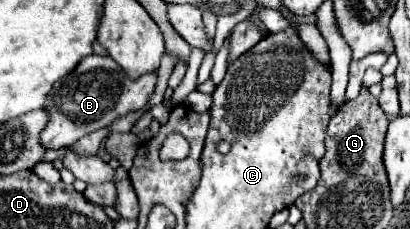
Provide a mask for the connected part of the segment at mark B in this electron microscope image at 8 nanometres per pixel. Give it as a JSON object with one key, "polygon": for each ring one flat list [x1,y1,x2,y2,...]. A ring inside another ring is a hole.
{"polygon":[[89,54,85,56,77,68,67,74,63,80,57,80,53,90,47,94,45,112,47,124,39,134,39,142,45,150,61,150,73,146,79,138,109,126,113,120,129,114,145,110,147,102,155,94,157,70,147,72,139,78,131,78,111,56]]}

